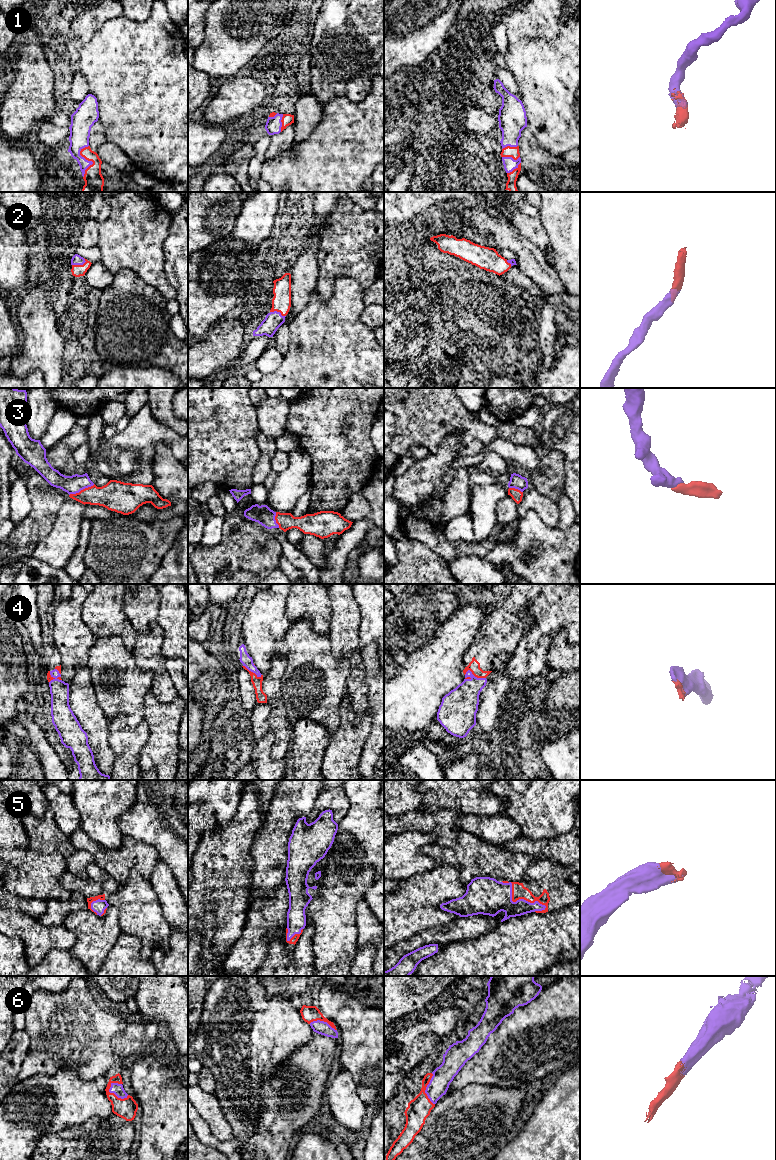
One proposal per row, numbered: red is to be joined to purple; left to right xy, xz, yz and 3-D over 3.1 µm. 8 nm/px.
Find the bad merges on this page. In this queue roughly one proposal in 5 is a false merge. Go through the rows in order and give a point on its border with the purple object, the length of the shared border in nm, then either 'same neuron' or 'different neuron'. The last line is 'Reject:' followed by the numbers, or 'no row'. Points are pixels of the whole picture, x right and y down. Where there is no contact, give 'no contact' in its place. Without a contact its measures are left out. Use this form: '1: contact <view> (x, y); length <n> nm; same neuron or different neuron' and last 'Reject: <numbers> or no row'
1: contact xy (87, 160); length 260 nm; same neuron
2: contact xy (79, 264); length 120 nm; same neuron
3: contact xy (81, 489); length 220 nm; same neuron
4: contact yz (474, 676); length 180 nm; same neuron
5: contact yz (517, 900); length 420 nm; same neuron
6: contact xy (115, 1094); length 180 nm; same neuron
Reject: no row

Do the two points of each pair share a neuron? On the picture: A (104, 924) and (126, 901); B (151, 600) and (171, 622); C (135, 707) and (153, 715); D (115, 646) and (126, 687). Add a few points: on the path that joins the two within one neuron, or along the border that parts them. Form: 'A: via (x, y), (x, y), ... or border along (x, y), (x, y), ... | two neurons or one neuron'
A: border along (109, 904), (118, 911), (118, 925), (121, 931) | two neurons
B: border along (161, 602), (155, 621) | two neurons
C: border along (150, 690), (144, 698), (143, 719) | two neurons
D: via (117, 656), (128, 667), (126, 677) | one neuron

